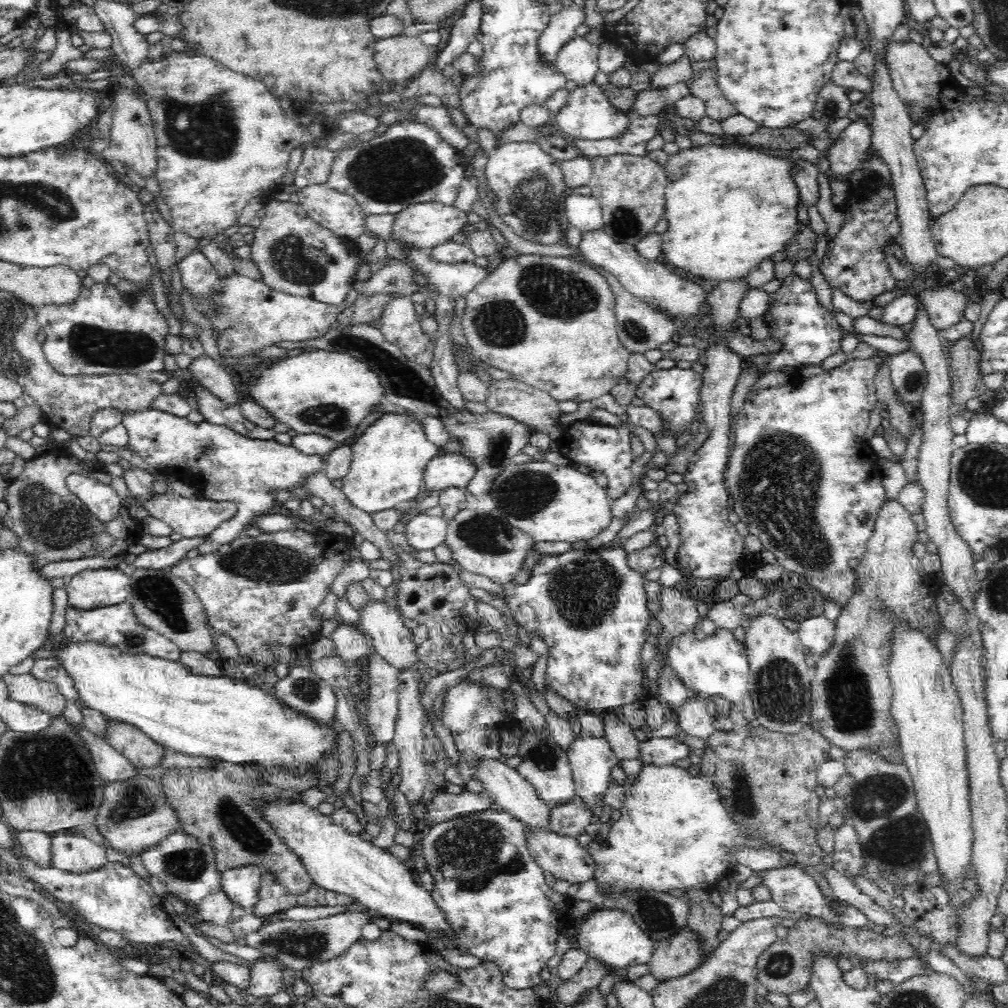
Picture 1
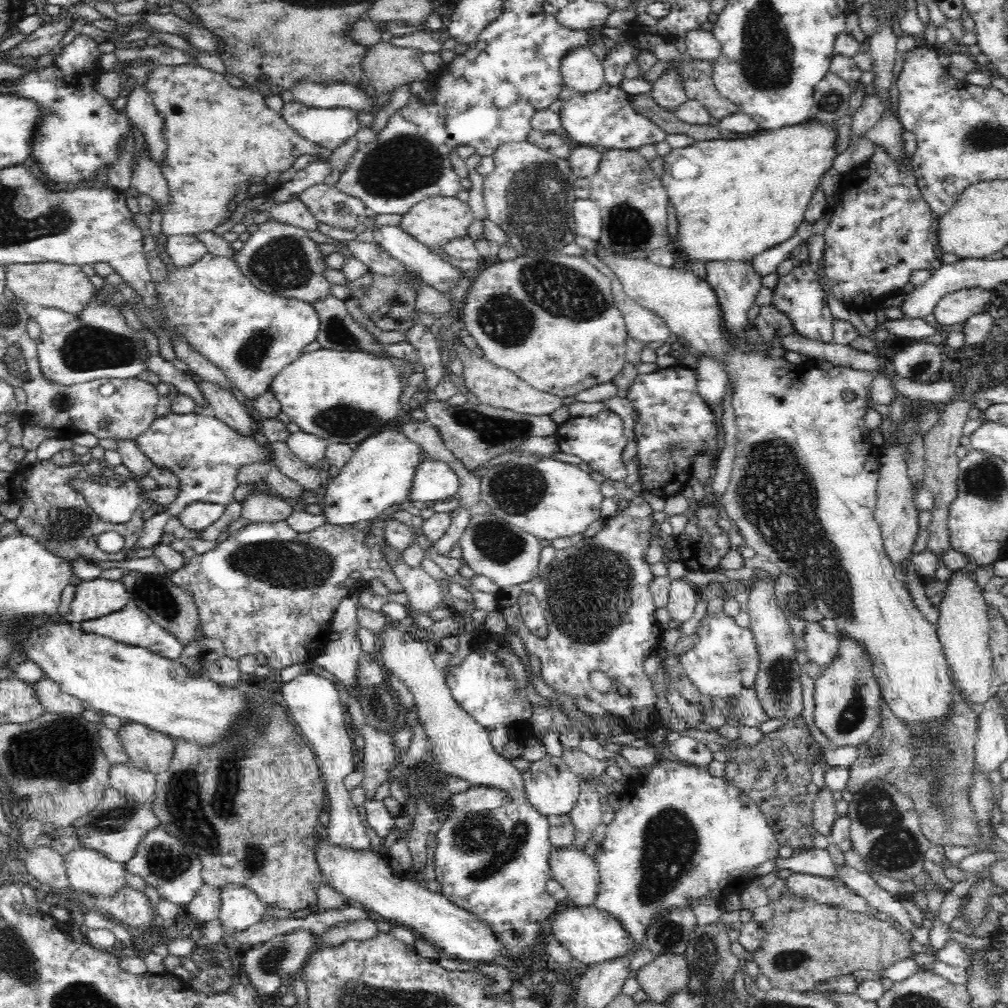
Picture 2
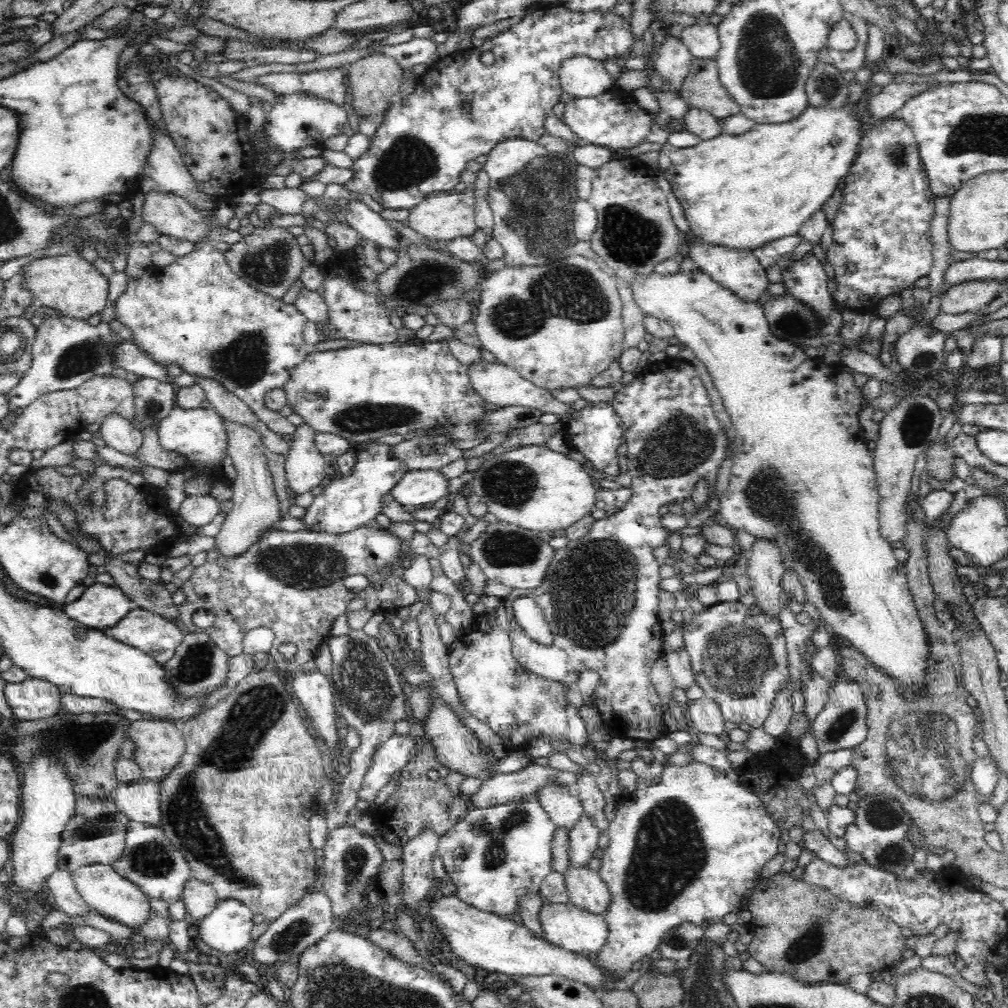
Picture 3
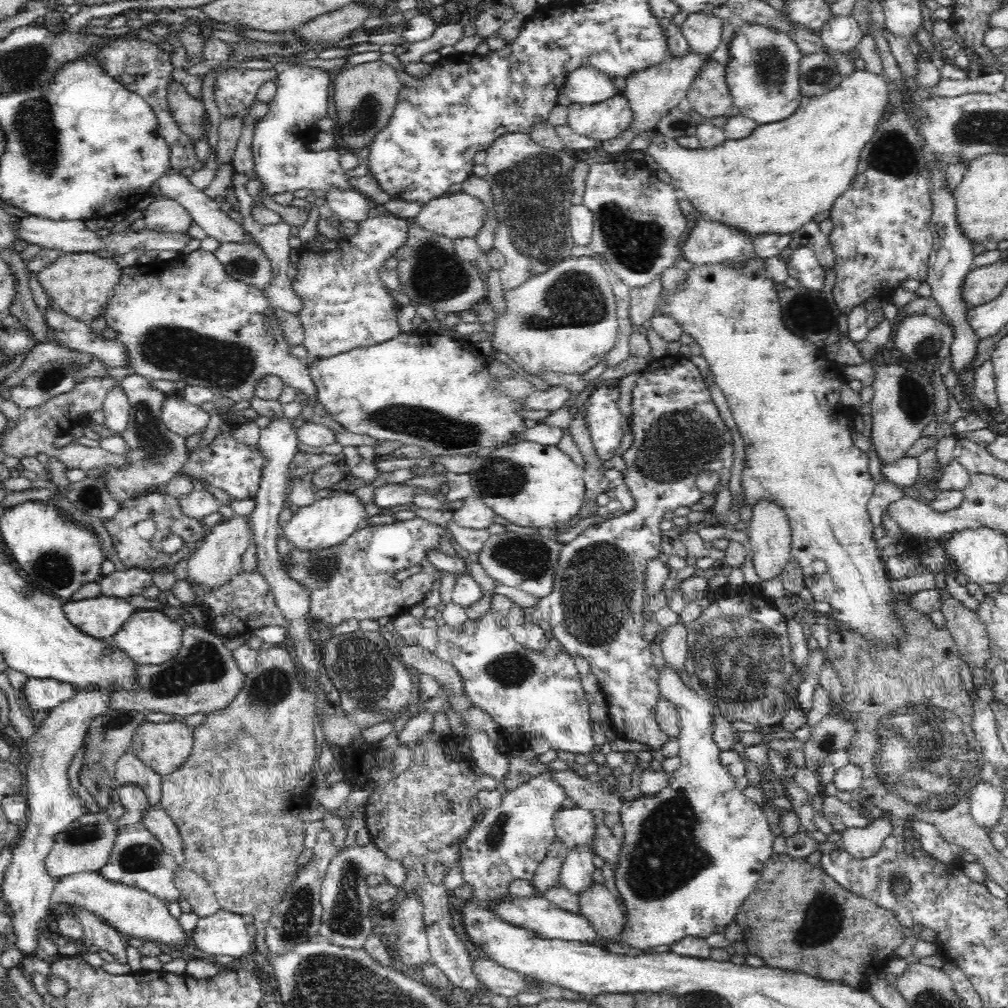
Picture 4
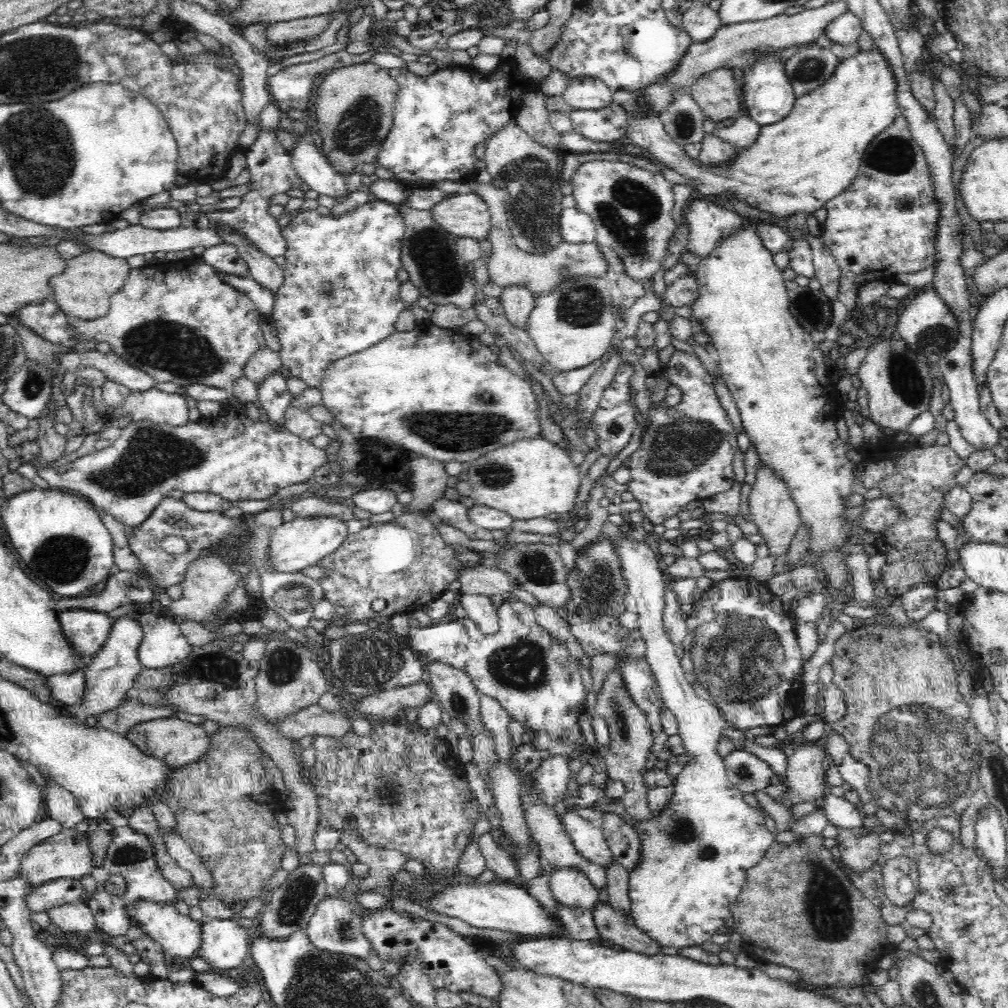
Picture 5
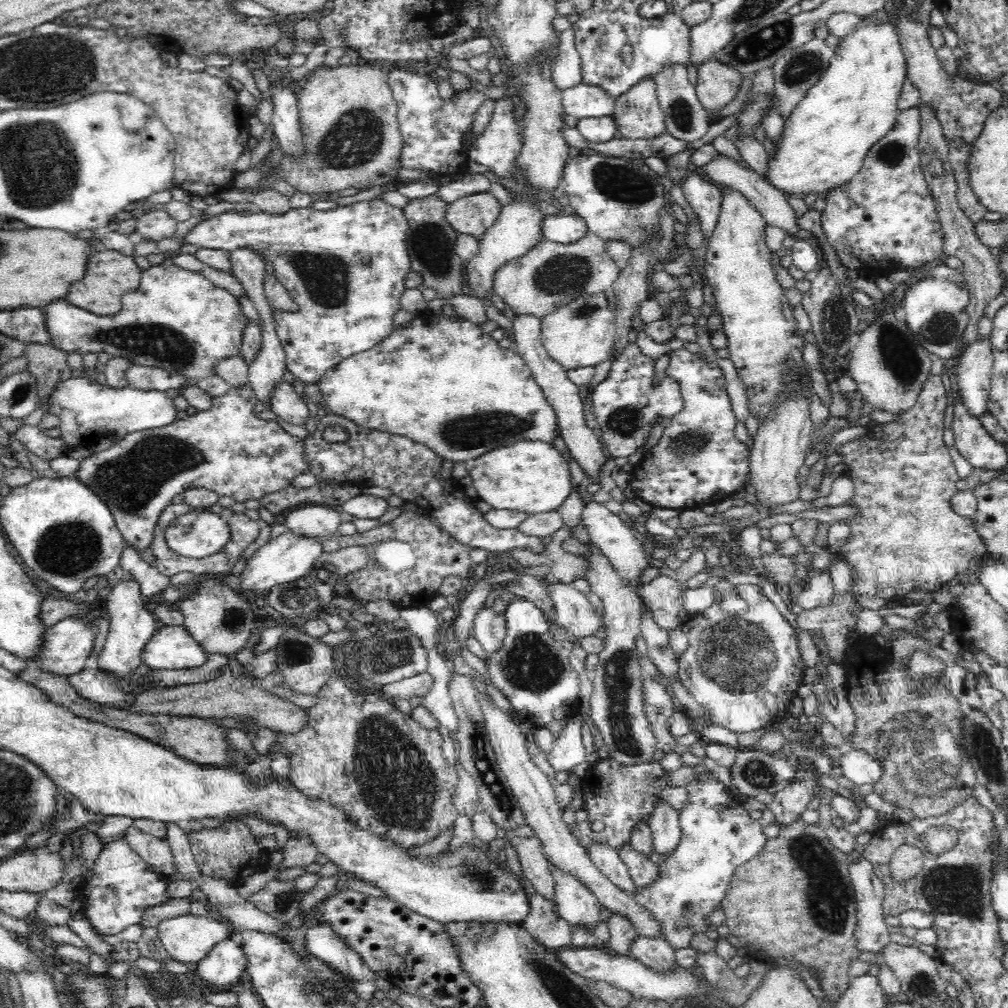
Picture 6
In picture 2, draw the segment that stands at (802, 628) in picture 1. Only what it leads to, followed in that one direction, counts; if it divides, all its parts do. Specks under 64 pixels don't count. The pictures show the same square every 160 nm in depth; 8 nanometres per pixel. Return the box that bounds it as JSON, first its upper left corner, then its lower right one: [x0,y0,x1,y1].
[803,621,839,668]

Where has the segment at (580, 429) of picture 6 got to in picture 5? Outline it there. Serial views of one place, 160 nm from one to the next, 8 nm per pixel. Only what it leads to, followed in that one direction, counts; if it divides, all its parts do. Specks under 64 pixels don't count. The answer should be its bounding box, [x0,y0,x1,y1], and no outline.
[499,289,535,331]

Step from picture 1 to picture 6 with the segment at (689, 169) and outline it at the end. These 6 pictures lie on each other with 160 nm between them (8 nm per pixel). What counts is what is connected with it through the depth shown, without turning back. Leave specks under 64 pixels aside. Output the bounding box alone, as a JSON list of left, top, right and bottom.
[613,22,907,199]

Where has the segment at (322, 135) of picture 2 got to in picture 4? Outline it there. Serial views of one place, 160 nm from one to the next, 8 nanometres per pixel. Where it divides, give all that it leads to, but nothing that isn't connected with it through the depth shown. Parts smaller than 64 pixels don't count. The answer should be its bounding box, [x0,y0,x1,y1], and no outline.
[251,61,376,205]

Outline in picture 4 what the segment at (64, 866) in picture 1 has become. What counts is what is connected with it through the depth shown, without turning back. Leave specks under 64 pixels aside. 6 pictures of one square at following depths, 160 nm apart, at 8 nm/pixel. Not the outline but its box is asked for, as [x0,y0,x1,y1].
[50,871,186,946]

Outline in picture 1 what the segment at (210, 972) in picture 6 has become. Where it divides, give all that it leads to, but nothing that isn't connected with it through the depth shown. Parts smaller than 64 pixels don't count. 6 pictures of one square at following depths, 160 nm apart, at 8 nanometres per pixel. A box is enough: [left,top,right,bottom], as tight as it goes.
[221,867,264,912]

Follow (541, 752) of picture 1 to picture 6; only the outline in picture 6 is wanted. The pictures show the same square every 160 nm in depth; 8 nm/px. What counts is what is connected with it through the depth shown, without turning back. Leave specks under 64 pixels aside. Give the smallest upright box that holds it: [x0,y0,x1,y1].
[588,844,637,893]

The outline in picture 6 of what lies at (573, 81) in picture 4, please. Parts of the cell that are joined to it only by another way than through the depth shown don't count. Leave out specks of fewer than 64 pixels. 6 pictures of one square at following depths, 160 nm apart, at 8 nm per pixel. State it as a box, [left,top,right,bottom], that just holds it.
[562,81,616,120]

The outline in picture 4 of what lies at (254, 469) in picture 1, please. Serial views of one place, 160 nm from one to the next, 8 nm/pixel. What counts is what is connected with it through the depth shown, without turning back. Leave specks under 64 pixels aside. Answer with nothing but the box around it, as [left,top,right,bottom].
[162,398,212,437]

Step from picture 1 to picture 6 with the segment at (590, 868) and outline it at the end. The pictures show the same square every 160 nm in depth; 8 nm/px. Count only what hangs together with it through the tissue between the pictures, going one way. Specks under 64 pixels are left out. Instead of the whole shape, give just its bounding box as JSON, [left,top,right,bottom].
[631,936,678,974]

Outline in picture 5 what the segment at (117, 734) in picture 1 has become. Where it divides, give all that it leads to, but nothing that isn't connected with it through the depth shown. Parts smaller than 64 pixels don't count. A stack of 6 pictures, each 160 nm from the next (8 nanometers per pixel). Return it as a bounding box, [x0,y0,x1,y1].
[126,717,213,769]

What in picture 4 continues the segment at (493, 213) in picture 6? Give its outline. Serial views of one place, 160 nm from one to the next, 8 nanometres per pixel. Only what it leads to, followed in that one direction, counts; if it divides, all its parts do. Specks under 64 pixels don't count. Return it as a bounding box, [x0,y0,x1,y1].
[412,192,485,238]

